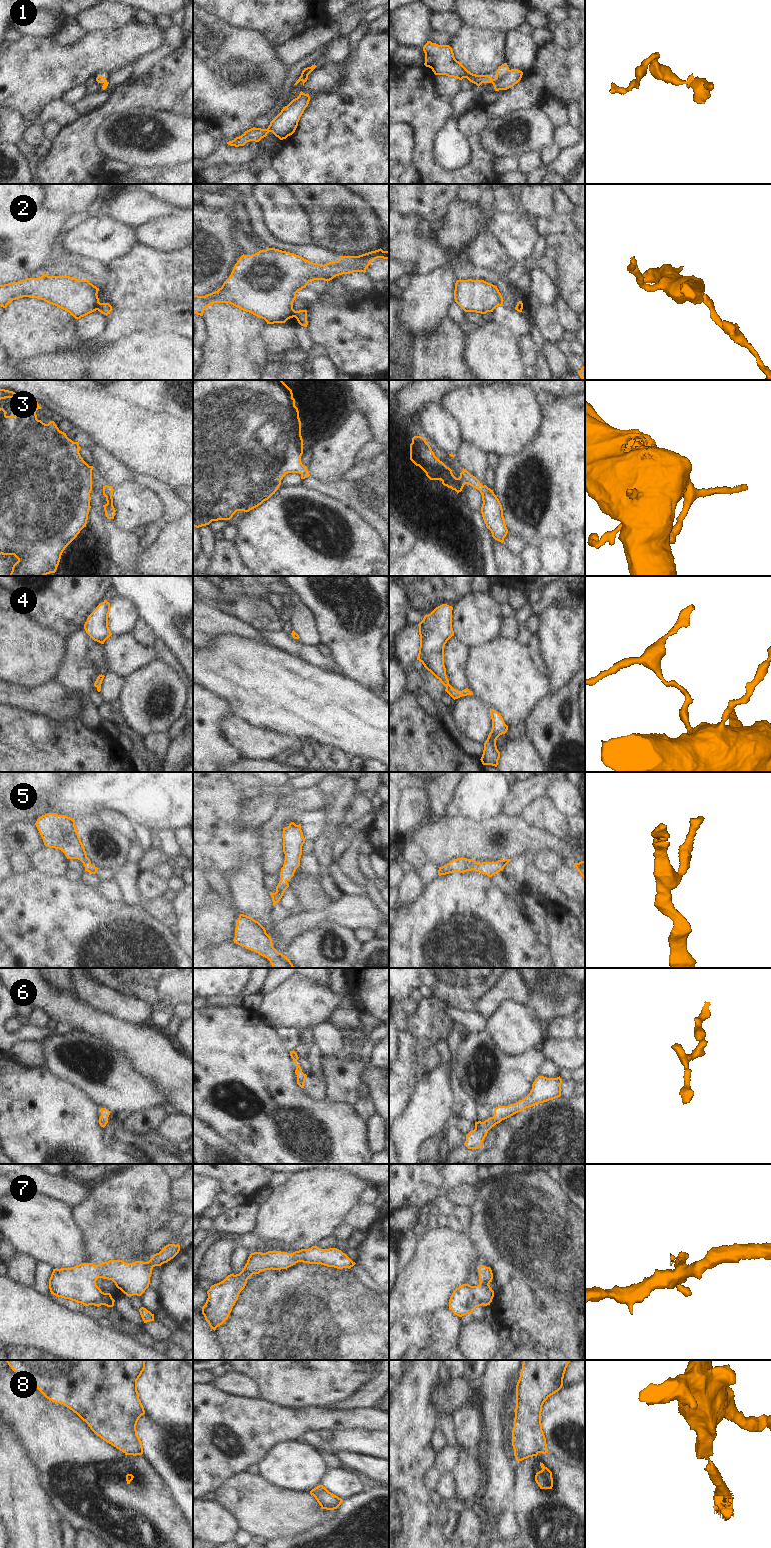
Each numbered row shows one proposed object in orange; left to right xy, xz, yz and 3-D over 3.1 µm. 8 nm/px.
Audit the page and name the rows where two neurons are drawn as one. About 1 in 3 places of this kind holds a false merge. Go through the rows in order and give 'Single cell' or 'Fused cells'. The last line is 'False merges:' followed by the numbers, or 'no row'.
1: Fused cells
2: Fused cells
3: Single cell
4: Single cell
5: Single cell
6: Single cell
7: Single cell
8: Fused cells
False merges: 1, 2, 8

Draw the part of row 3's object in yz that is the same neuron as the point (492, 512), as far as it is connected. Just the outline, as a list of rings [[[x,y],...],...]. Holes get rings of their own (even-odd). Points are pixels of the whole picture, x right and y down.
[[[414,436],[410,444],[410,460],[419,466],[430,480],[441,480],[444,486],[455,490],[457,494],[462,491],[465,484],[480,491],[482,495],[481,513],[486,527],[491,531],[492,537],[503,543],[508,533],[503,516],[502,505],[493,490],[471,475],[466,469],[456,478],[452,470],[440,461],[432,451],[430,445],[421,436]]]

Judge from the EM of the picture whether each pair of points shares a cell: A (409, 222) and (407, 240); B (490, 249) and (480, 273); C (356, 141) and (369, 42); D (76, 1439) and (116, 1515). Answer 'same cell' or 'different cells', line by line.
A: different cells
B: different cells
C: same cell
D: same cell

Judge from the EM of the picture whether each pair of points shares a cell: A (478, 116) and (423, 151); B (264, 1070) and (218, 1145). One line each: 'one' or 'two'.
A: one
B: two

